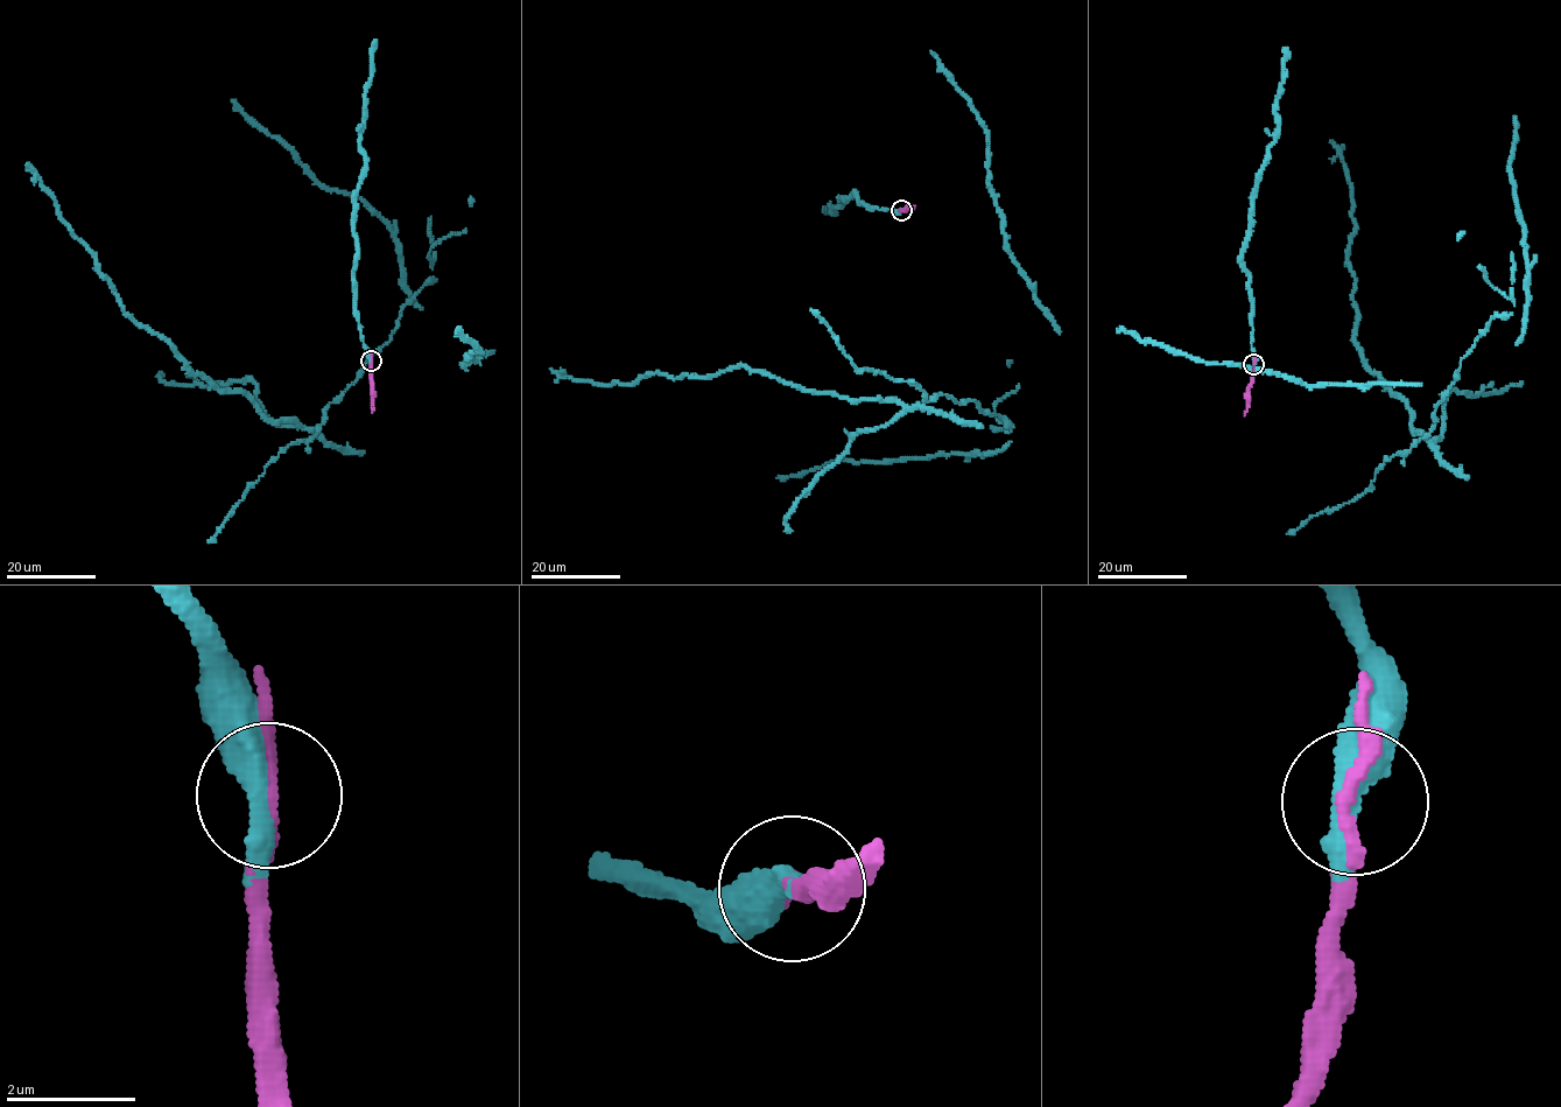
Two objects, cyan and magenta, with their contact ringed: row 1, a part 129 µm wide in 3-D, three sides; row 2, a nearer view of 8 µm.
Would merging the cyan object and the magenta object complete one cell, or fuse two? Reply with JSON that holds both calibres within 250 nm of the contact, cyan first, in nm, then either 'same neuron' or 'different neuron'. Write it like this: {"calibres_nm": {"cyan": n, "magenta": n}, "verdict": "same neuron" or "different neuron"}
{"calibres_nm": {"cyan": 420, "magenta": 190}, "verdict": "same neuron"}

